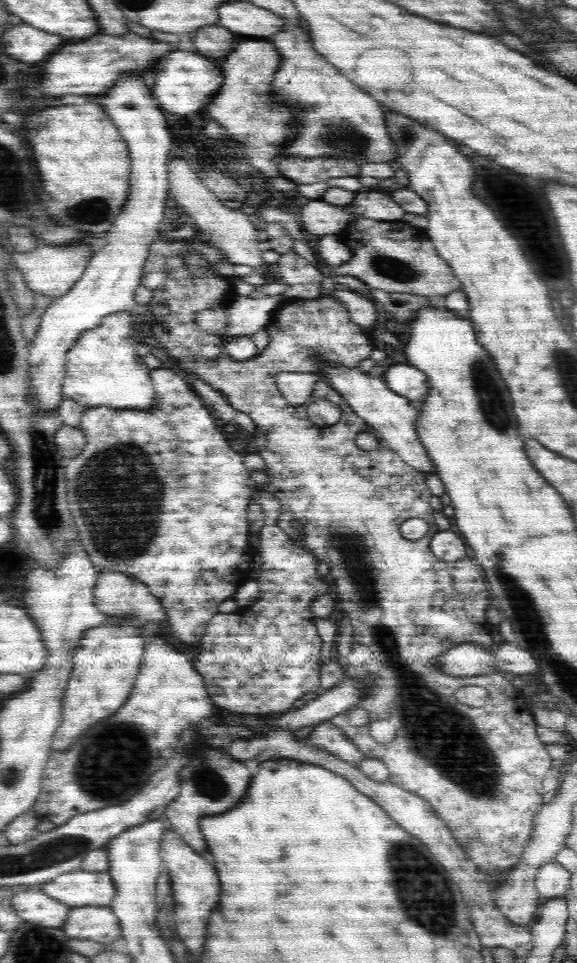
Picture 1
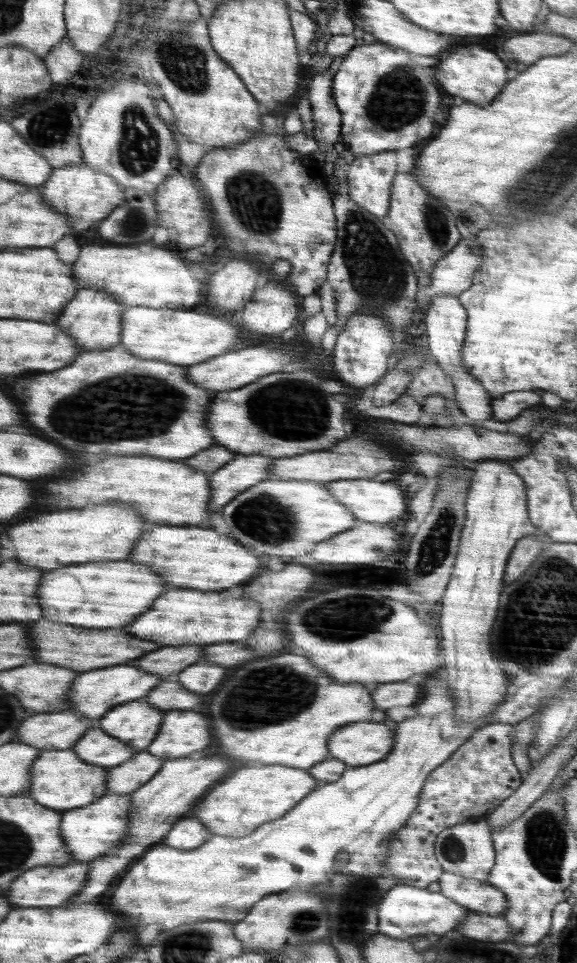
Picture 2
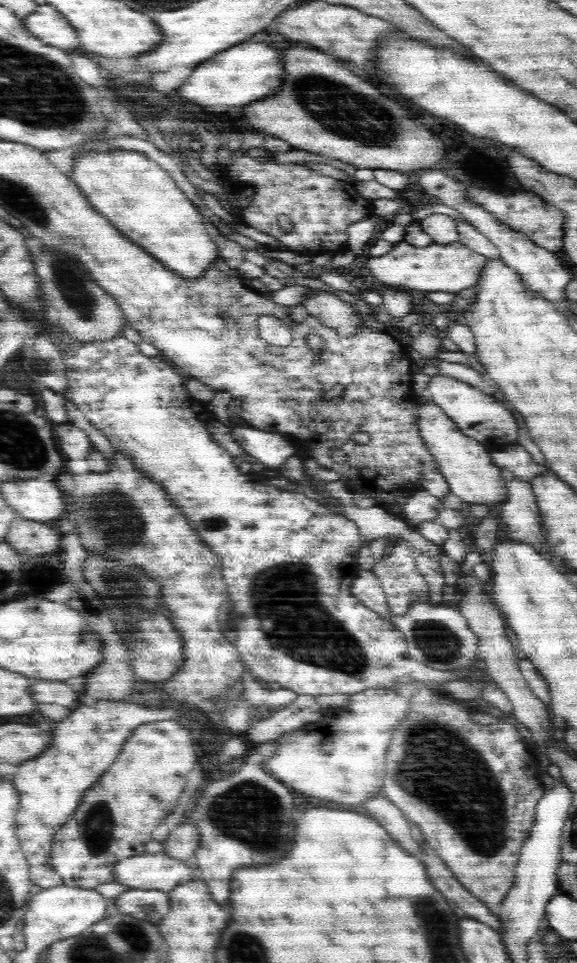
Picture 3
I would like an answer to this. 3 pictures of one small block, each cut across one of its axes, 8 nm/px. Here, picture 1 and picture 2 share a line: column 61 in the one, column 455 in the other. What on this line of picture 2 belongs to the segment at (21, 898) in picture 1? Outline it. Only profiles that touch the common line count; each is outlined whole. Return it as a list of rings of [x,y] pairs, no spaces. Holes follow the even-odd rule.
[[[410,885],[396,886],[386,892],[380,901],[380,933],[396,940],[427,933],[440,934],[457,928],[465,916],[474,913],[441,892],[430,892],[426,888]]]

